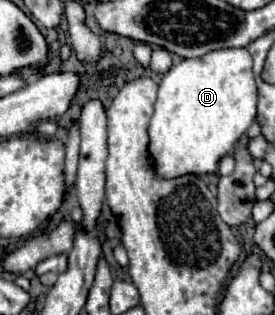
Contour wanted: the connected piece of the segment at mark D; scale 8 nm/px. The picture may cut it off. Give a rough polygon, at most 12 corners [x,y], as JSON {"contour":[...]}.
{"contour":[[246,48],[174,64],[148,124],[156,178],[212,174],[256,118]]}

